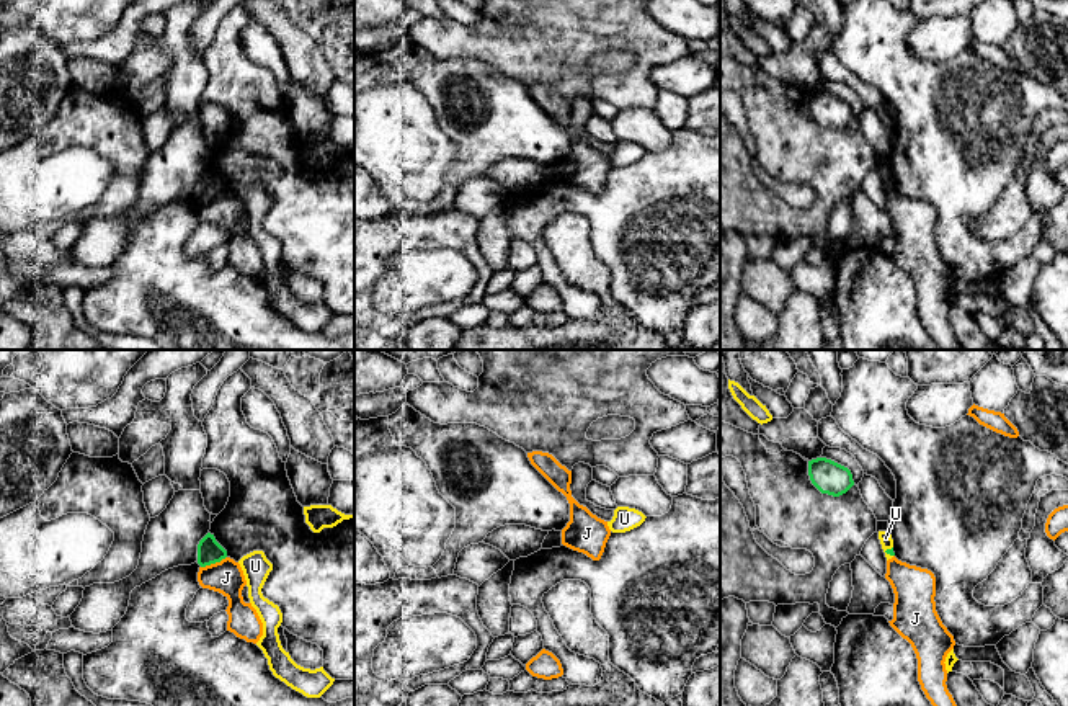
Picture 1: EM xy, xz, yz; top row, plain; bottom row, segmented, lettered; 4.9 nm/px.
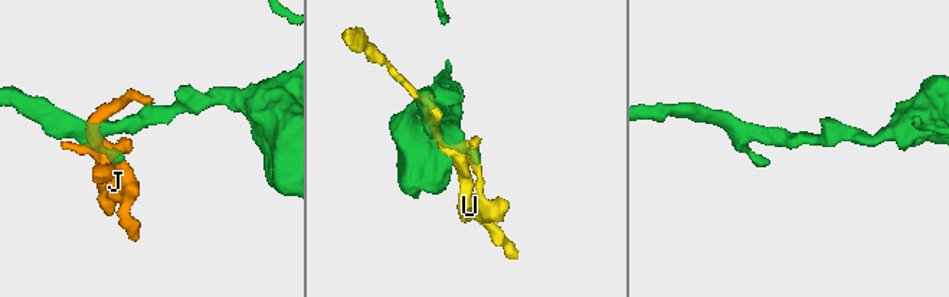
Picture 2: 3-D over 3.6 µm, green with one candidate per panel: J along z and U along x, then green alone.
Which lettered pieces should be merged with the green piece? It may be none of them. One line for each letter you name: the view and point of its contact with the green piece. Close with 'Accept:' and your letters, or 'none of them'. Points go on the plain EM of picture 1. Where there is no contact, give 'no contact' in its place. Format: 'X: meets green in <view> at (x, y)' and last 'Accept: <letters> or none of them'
Accept: none of them

